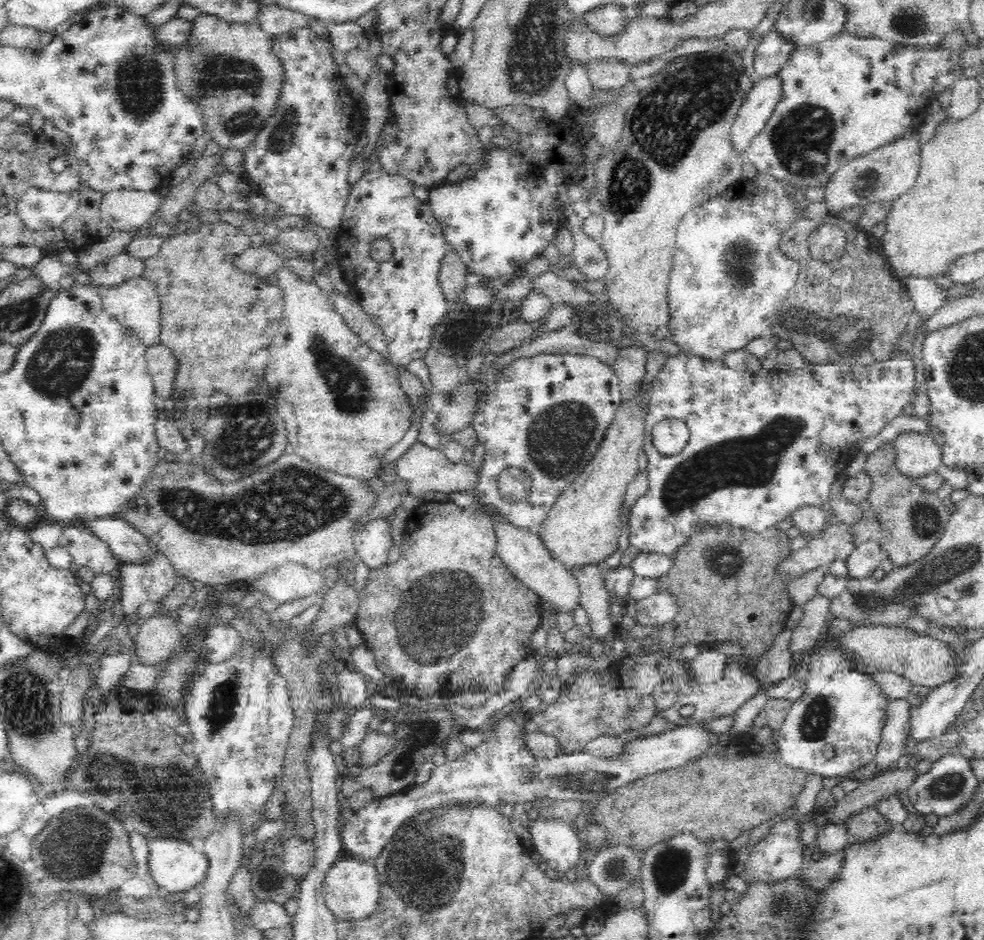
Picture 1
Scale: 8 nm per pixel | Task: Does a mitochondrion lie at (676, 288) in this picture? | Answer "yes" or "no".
no

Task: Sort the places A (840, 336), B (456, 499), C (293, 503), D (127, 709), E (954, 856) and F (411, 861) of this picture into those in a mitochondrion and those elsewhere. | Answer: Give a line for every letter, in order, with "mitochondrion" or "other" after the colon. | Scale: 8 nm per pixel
A: mitochondrion
B: other
C: mitochondrion
D: other
E: other
F: mitochondrion

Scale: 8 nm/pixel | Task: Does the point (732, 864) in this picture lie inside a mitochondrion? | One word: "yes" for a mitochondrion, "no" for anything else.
no

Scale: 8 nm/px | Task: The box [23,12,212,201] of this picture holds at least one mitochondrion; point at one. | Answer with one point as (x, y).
(139, 87)

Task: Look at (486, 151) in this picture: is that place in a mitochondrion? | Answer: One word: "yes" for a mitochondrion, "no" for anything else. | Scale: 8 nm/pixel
no

